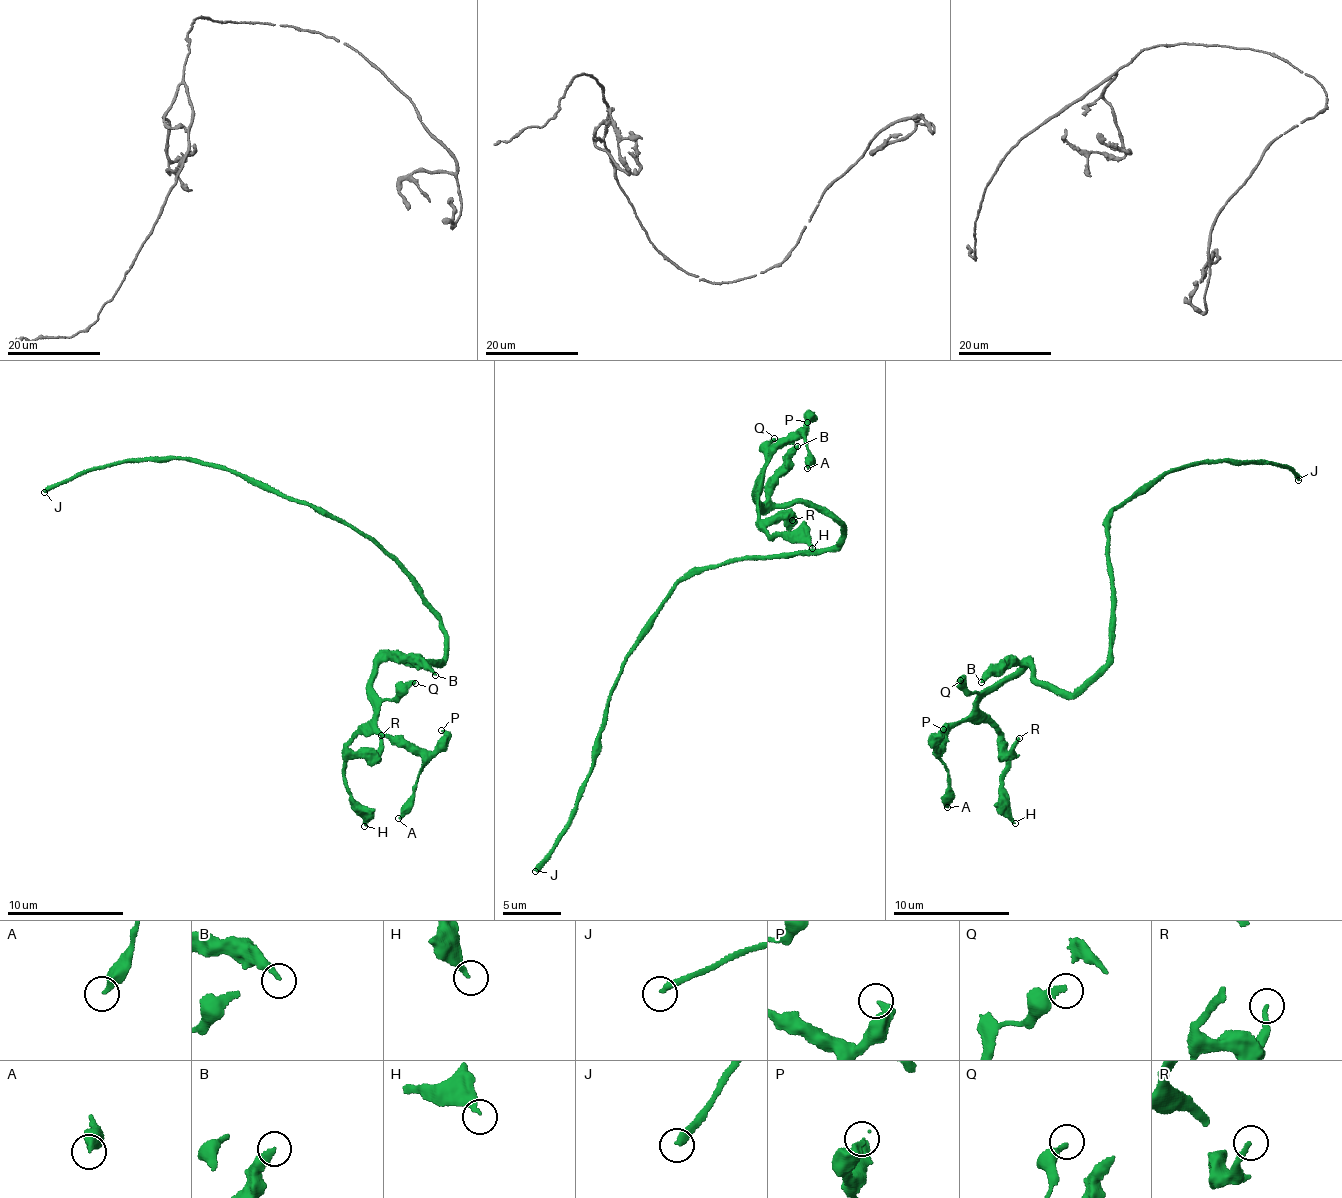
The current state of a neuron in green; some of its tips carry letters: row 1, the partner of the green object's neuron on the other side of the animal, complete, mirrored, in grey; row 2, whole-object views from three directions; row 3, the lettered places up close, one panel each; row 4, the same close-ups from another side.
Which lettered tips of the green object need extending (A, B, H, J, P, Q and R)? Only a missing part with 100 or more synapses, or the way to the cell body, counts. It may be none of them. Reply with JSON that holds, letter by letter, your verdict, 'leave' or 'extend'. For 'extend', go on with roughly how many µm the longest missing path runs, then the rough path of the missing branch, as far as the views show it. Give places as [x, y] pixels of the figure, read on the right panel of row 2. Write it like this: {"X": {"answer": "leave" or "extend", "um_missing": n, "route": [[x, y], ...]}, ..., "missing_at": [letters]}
{"A": {"answer": "leave"}, "B": {"answer": "leave"}, "H": {"answer": "leave"}, "J": {"answer": "extend", "um_missing": 130}, "P": {"answer": "leave"}, "Q": {"answer": "leave"}, "R": {"answer": "leave"}, "missing_at": ["J"]}

